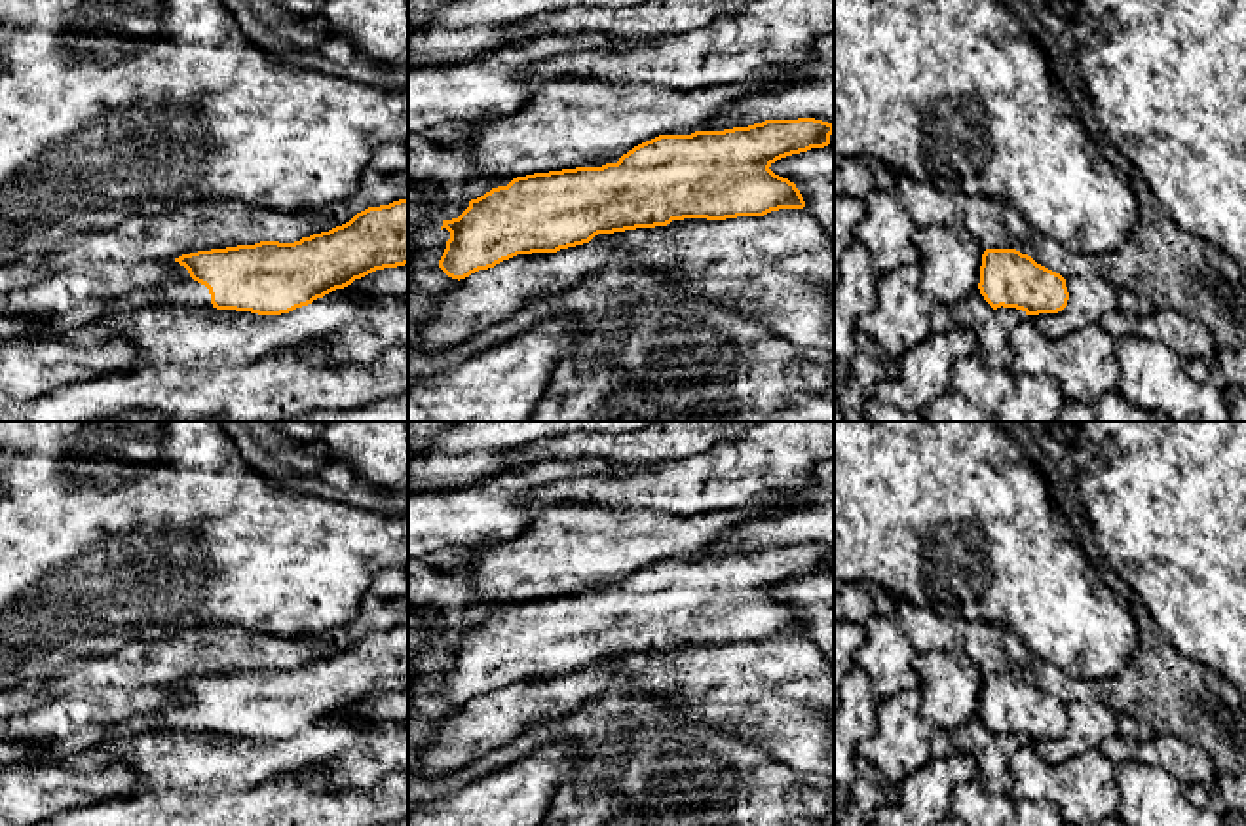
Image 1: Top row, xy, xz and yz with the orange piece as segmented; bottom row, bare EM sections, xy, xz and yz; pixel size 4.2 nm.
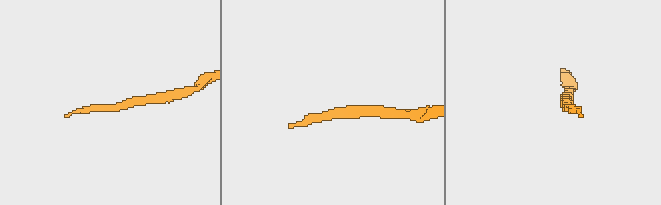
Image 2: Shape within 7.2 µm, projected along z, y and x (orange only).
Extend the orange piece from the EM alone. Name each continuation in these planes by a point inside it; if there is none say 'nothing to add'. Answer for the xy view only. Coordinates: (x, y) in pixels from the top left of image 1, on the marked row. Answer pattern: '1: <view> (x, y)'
1: xy (187, 293)

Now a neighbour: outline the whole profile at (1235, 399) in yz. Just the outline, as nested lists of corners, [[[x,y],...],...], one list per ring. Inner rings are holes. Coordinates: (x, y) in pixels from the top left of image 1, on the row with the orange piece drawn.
[[[1223,387],[1223,399],[1229,408],[1227,422],[1246,422],[1246,393],[1240,387]]]

